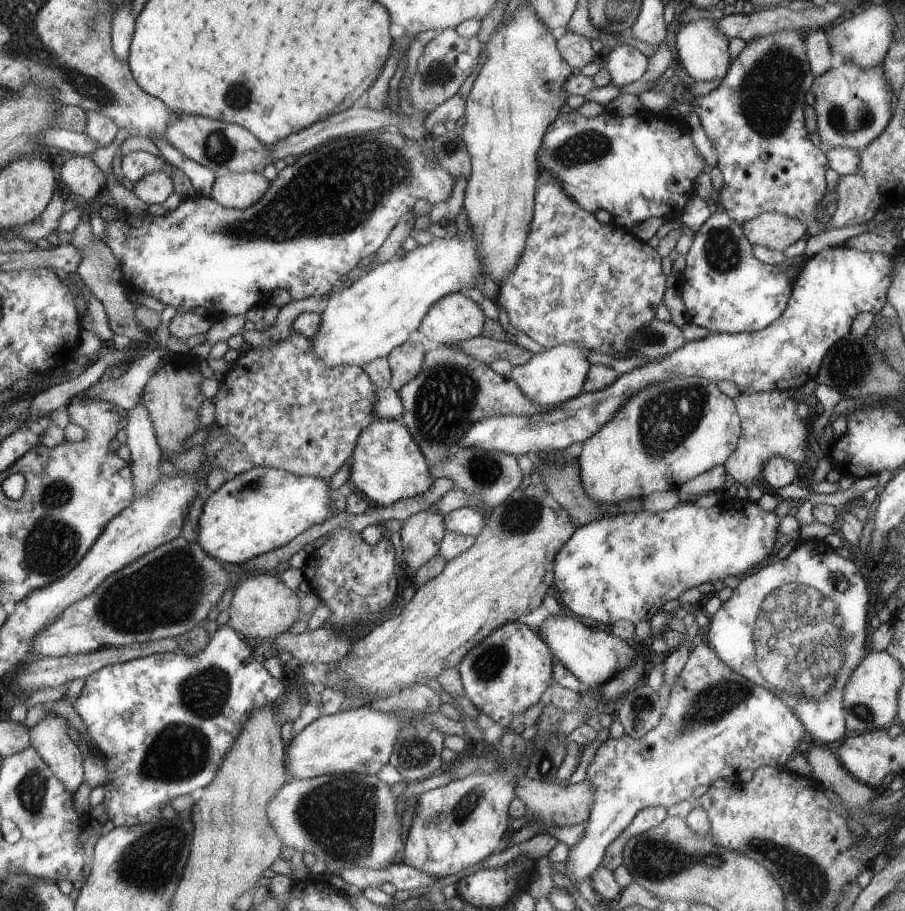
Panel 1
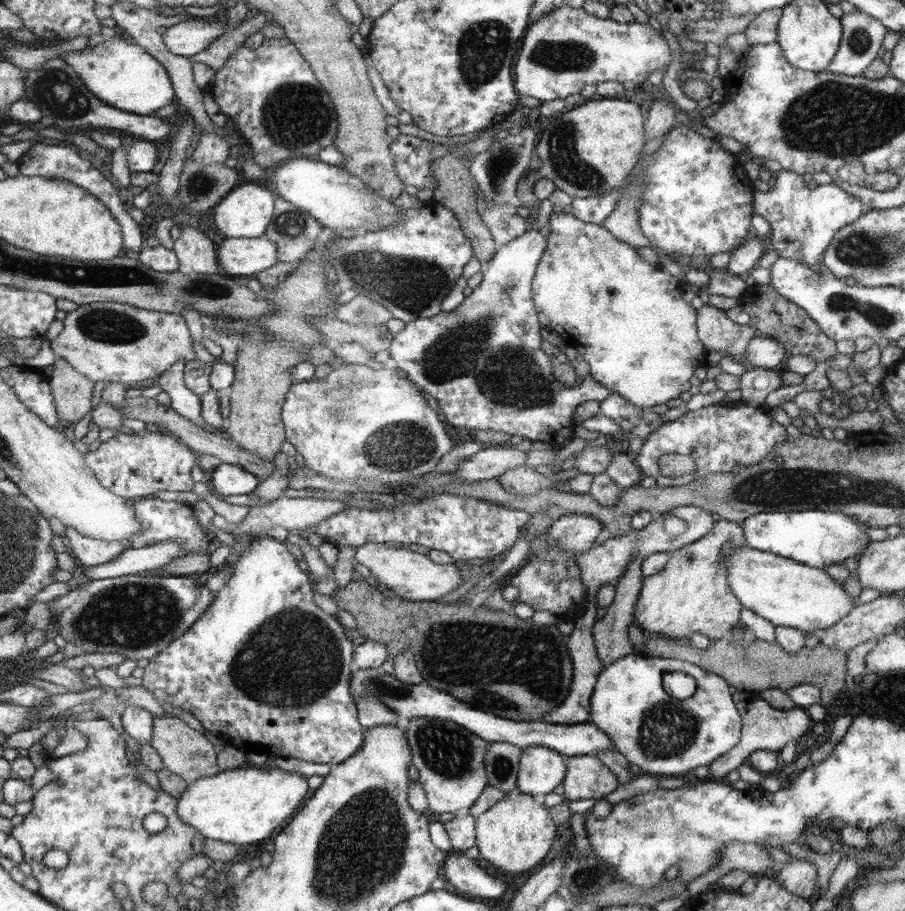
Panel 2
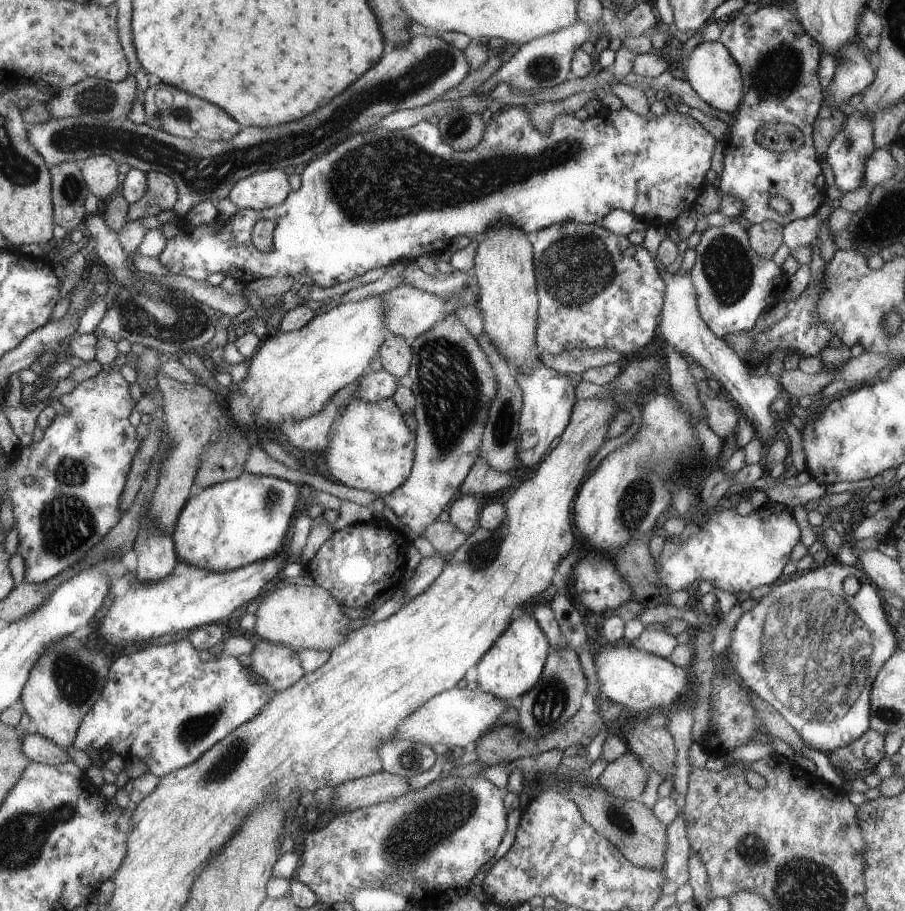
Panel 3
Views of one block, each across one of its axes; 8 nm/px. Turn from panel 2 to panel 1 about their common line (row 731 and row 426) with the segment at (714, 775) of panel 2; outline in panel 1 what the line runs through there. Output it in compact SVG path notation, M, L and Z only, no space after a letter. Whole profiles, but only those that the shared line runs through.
M771 390L751 395L740 393L734 400L739 415L742 417L742 438L739 439L734 454L723 466L735 482L739 482L747 489L752 488L764 464L774 456L786 458L798 466L810 464L808 447L813 447L813 445L806 446L808 428L796 414L799 398L789 396L788 391Z

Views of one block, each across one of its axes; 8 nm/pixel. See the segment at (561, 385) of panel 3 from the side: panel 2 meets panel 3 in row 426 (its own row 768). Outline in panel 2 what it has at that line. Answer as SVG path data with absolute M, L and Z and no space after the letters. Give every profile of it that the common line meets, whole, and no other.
M545 746L524 747L519 761L517 787L524 794L548 794L567 774L567 757Z

